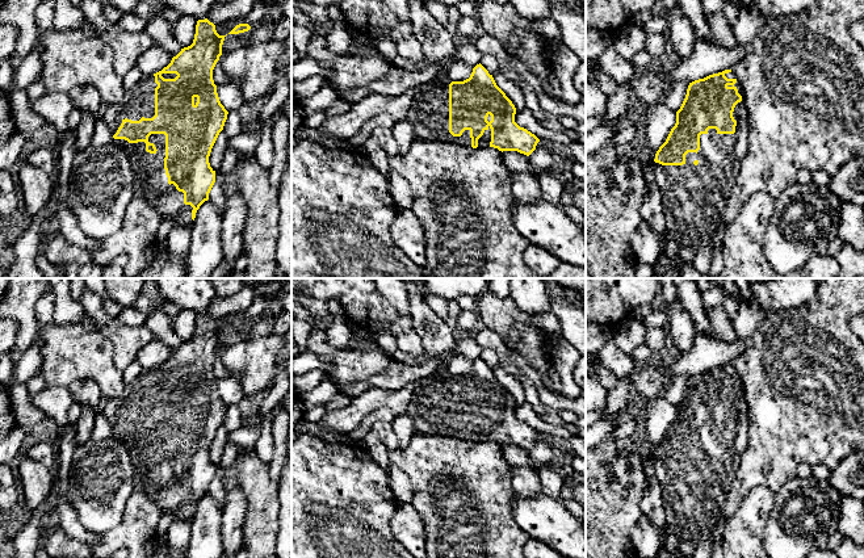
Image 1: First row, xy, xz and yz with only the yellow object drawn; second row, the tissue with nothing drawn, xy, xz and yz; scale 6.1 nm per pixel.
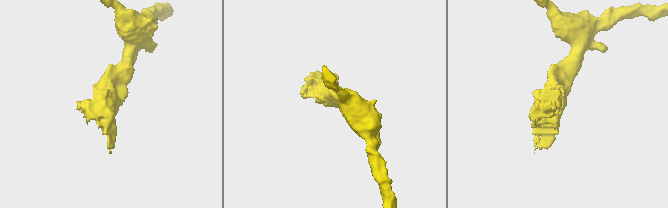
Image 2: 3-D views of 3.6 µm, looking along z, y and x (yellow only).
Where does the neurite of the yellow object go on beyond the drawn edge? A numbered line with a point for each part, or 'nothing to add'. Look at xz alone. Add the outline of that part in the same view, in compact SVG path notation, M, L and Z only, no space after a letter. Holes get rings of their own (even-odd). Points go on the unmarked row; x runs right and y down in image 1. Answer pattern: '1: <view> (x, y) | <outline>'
1: xz (428, 407) | M445 366L418 381L406 412L412 418L414 433L450 436L471 441L470 424L461 431L449 427L449 378Z

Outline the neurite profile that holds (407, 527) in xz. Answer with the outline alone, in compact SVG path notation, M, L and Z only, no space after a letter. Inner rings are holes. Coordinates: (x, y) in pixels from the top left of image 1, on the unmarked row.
M403 503L391 519L390 529L395 540L415 558L427 557L424 523L411 503Z

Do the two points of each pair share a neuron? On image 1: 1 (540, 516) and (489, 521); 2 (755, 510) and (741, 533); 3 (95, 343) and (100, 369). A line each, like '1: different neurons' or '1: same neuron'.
1: different neurons
2: same neuron
3: same neuron

